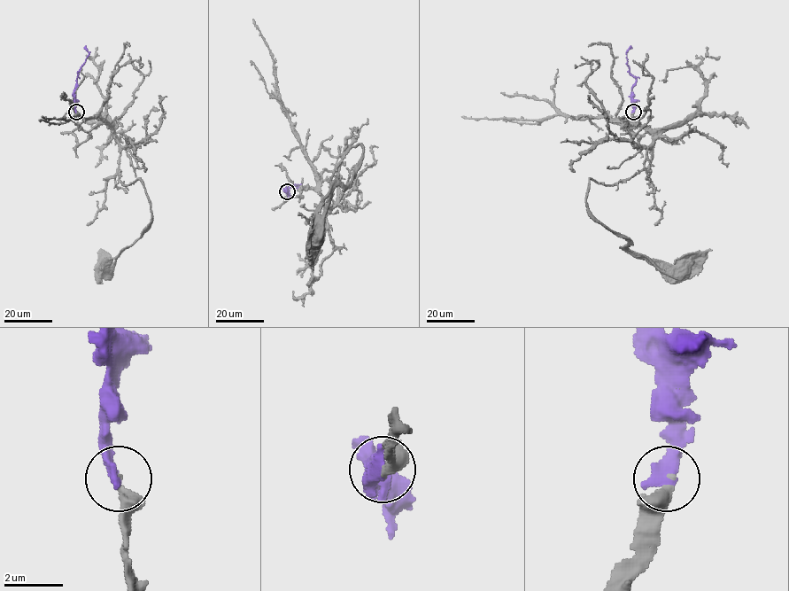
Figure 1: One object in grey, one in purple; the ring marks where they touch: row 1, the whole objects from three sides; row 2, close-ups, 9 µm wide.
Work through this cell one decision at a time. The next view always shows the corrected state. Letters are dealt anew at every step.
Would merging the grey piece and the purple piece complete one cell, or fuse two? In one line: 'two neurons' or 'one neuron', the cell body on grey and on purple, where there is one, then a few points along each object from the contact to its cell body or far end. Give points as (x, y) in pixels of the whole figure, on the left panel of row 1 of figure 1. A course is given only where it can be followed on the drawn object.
one neuron; cell body of grey at (105, 269); no cell body on purple; grey runs (75, 112), (84, 130), (103, 123), (114, 132), (119, 180), (138, 178), (150, 211), (150, 226), (106, 271); purple runs (75, 112), (76, 78), (88, 53), (84, 48)

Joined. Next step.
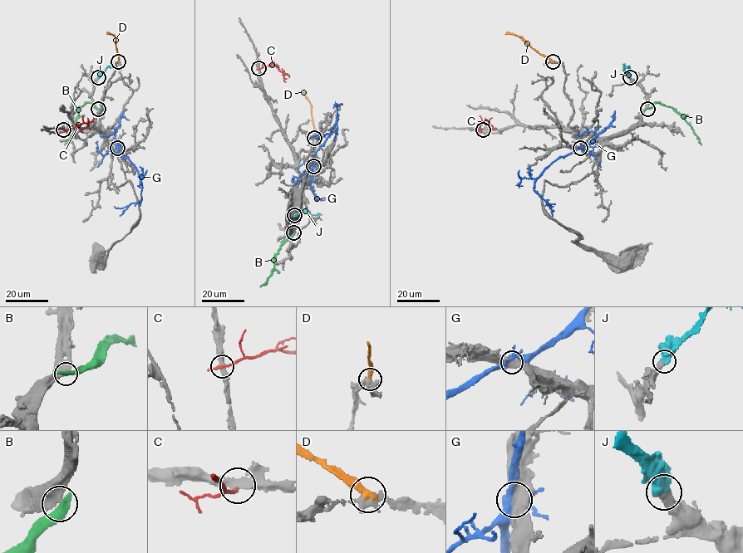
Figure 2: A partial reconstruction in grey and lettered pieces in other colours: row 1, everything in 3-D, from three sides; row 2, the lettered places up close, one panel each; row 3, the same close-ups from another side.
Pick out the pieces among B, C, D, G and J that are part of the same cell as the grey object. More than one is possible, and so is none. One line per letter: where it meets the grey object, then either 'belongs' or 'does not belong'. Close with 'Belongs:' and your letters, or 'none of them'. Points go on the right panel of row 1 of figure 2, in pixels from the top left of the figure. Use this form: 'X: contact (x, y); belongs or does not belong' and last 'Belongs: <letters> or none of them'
B: contact (647, 109); does not belong
C: contact (483, 129); does not belong
D: contact (553, 61); does not belong
G: contact (580, 148); does not belong
J: contact (630, 77); belongs
Belongs: J

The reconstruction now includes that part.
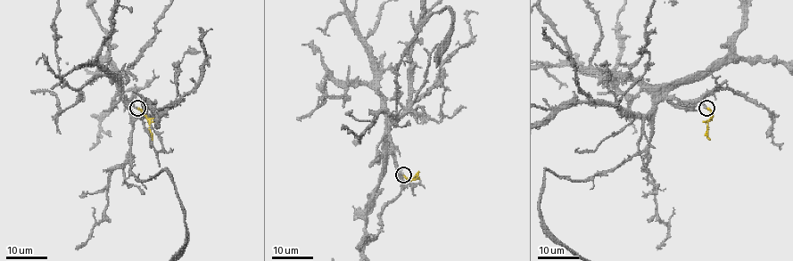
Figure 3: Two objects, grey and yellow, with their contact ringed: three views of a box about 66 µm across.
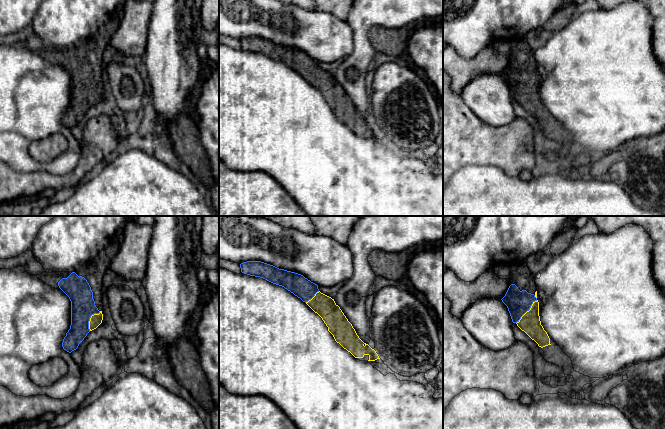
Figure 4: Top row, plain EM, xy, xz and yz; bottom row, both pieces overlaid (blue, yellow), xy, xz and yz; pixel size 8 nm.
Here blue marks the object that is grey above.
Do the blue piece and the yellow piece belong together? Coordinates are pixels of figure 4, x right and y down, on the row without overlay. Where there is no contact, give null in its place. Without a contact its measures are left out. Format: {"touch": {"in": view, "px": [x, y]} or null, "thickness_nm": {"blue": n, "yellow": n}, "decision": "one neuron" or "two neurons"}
{"touch": {"in": "yz", "px": [527, 86]}, "thickness_nm": {"blue": 190, "yellow": 170}, "decision": "one neuron"}

